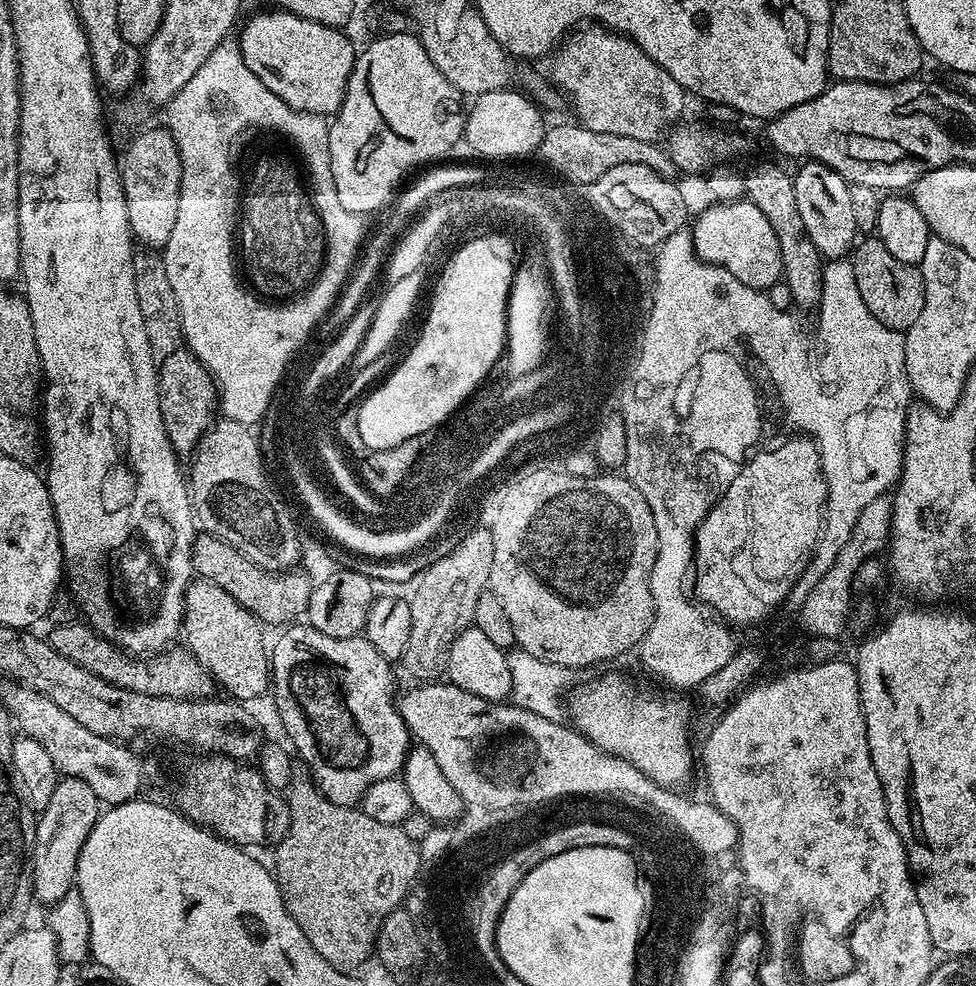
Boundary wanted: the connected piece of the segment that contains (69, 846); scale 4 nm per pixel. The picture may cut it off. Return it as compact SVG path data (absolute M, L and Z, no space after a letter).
M73 776L57 779L54 786L54 794L46 805L46 810L39 813L36 821L36 842L30 861L32 869L32 894L39 903L41 900L44 906L57 904L67 892L73 891L80 848L86 842L86 838L96 824L96 819L100 817L101 811L102 805L100 800L94 794L94 790L90 790L90 786L86 786L86 782L82 782Z

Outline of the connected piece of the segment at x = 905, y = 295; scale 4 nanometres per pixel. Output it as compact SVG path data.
M878 238L861 239L853 247L850 259L854 266L854 282L858 282L858 294L862 294L866 310L870 310L882 326L903 334L918 322L918 314L922 314L922 306L926 302L926 290L917 265L898 262L898 258L894 258Z

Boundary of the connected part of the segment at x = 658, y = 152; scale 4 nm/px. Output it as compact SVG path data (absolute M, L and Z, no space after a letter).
M579 122L571 123L556 124L553 128L552 125L545 127L538 156L541 156L558 175L565 176L572 184L581 184L581 186L592 184L598 178L602 178L606 170L611 170L613 166L622 166L626 162L638 162L642 166L650 166L650 170L669 178L677 175L676 164L659 143L642 138L626 138L622 134L602 134L585 128Z

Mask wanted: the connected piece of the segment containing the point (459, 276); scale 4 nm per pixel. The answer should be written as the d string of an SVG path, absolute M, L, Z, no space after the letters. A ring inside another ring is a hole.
M489 234L465 241L464 245L452 256L452 261L439 273L445 280L440 284L438 302L433 308L432 321L424 331L424 340L420 348L416 348L412 361L404 364L395 378L380 388L376 396L371 396L366 405L366 411L360 415L360 432L368 443L375 444L375 449L390 450L399 443L418 435L418 429L423 424L440 419L455 401L463 395L472 383L483 385L493 375L492 367L501 363L506 352L506 337L508 335L508 292L512 289L512 248L504 234Z

